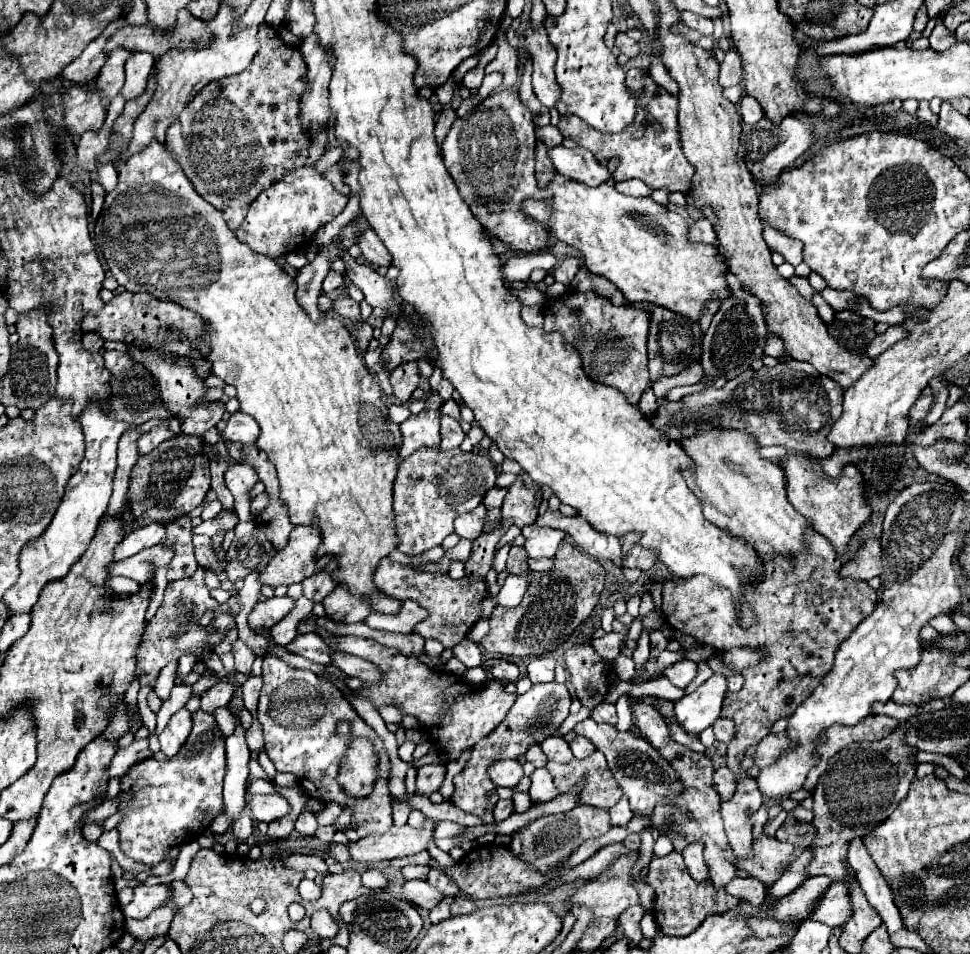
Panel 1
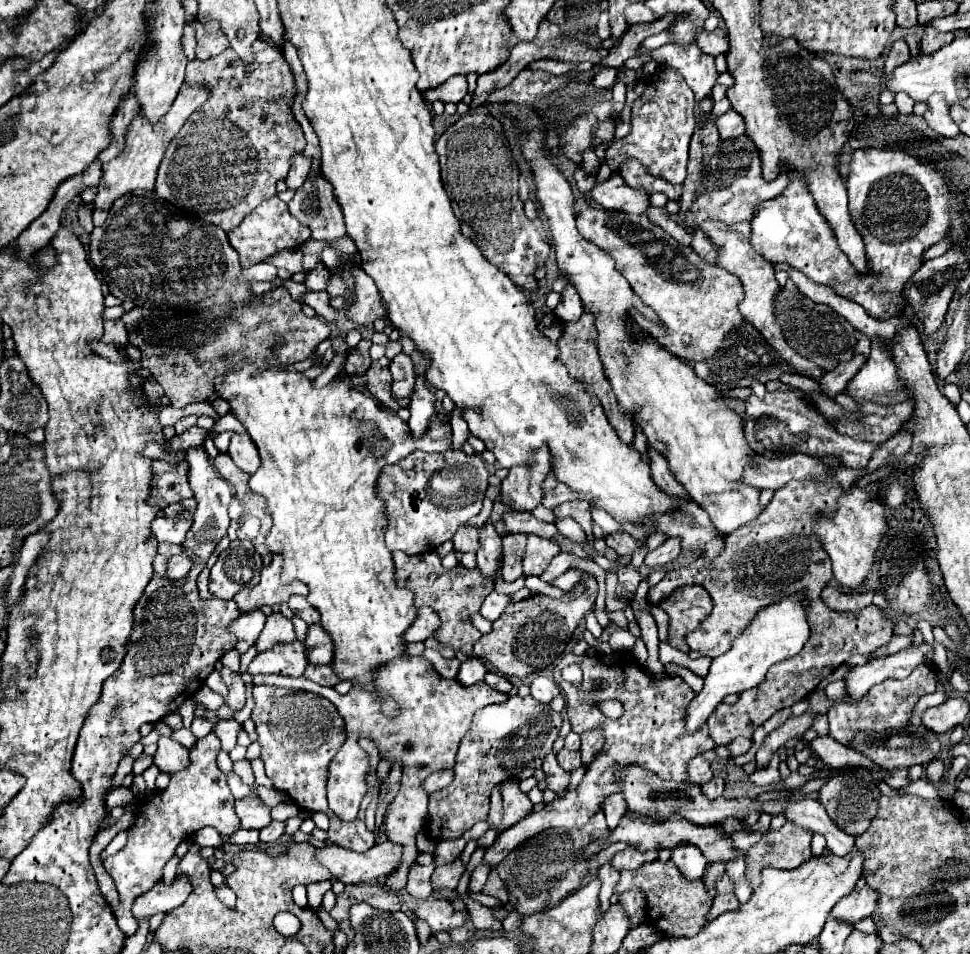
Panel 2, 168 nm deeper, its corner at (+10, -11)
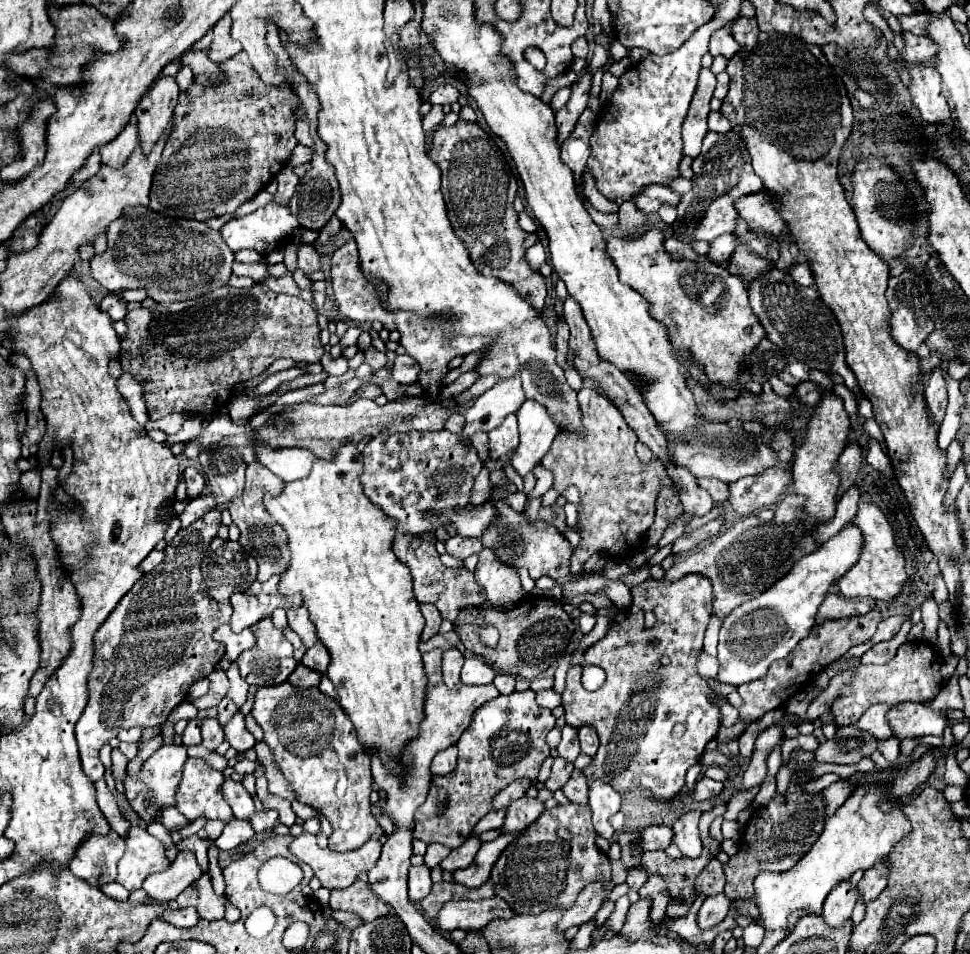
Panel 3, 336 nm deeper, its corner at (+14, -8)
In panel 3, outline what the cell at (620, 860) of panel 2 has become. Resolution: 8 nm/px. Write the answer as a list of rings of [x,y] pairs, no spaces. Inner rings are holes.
[[[653,825],[641,831],[641,847],[645,851],[659,851],[667,849],[673,841],[673,829],[667,825]]]

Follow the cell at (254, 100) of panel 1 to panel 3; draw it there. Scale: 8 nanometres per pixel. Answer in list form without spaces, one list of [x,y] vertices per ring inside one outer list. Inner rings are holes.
[[[237,53],[235,57],[231,57],[229,61],[223,61],[219,63],[221,71],[227,75],[225,81],[221,81],[219,85],[215,87],[203,87],[203,85],[197,85],[197,83],[191,83],[191,87],[187,89],[187,93],[181,93],[179,95],[179,105],[175,107],[175,121],[173,121],[173,129],[171,129],[171,135],[167,139],[167,145],[163,149],[163,157],[161,157],[161,163],[157,165],[157,171],[153,175],[153,185],[151,185],[151,205],[149,209],[155,211],[155,213],[161,213],[161,215],[167,215],[167,217],[173,217],[173,219],[195,219],[195,221],[207,221],[211,217],[219,217],[219,215],[225,215],[225,213],[233,213],[239,205],[243,205],[245,201],[253,199],[261,189],[265,189],[269,185],[269,181],[281,171],[283,163],[291,157],[291,151],[295,149],[297,145],[297,139],[295,139],[295,121],[297,121],[297,107],[301,105],[301,101],[295,97],[295,93],[289,89],[289,87],[267,87],[259,75],[255,73],[253,65],[249,63],[249,59],[245,57],[245,53]]]

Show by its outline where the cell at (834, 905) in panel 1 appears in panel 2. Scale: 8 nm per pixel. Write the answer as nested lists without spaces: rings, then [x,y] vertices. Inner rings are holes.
[[[865,886],[863,890],[853,890],[849,896],[841,898],[835,908],[833,908],[833,918],[847,922],[849,926],[855,926],[859,920],[873,916],[875,912],[875,902],[877,902],[877,894]]]

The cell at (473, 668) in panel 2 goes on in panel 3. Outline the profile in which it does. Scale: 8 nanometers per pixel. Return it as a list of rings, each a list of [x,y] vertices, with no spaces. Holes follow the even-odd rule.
[[[467,657],[463,671],[461,671],[461,681],[463,685],[489,685],[493,683],[495,671],[483,663],[479,657]]]

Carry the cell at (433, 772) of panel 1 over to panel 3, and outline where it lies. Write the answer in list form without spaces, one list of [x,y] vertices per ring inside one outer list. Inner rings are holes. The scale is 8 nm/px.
[[[451,745],[443,751],[439,751],[435,757],[433,757],[433,763],[431,763],[431,773],[433,775],[447,775],[455,769],[457,765],[457,745]]]

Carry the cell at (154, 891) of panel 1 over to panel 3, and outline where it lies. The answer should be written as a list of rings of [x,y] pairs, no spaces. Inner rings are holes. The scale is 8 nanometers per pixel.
[[[179,851],[177,859],[161,873],[153,873],[145,879],[143,889],[155,903],[169,903],[183,889],[193,885],[203,875],[201,865],[193,851]]]

